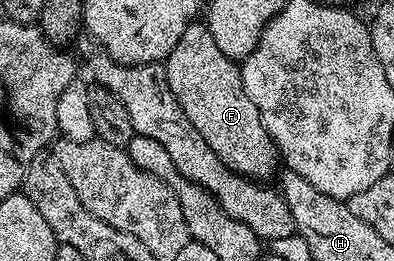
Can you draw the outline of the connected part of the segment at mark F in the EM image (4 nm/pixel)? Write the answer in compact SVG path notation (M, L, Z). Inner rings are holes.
M197 23L186 25L180 42L176 42L172 54L166 56L168 86L176 102L180 102L180 110L188 114L188 122L200 130L200 138L212 146L220 162L251 180L269 181L269 176L280 168L280 153L274 139L260 118L260 110L256 110L256 102L252 102L244 90L241 67L220 54L220 46L216 46L216 38L212 38L209 27Z

